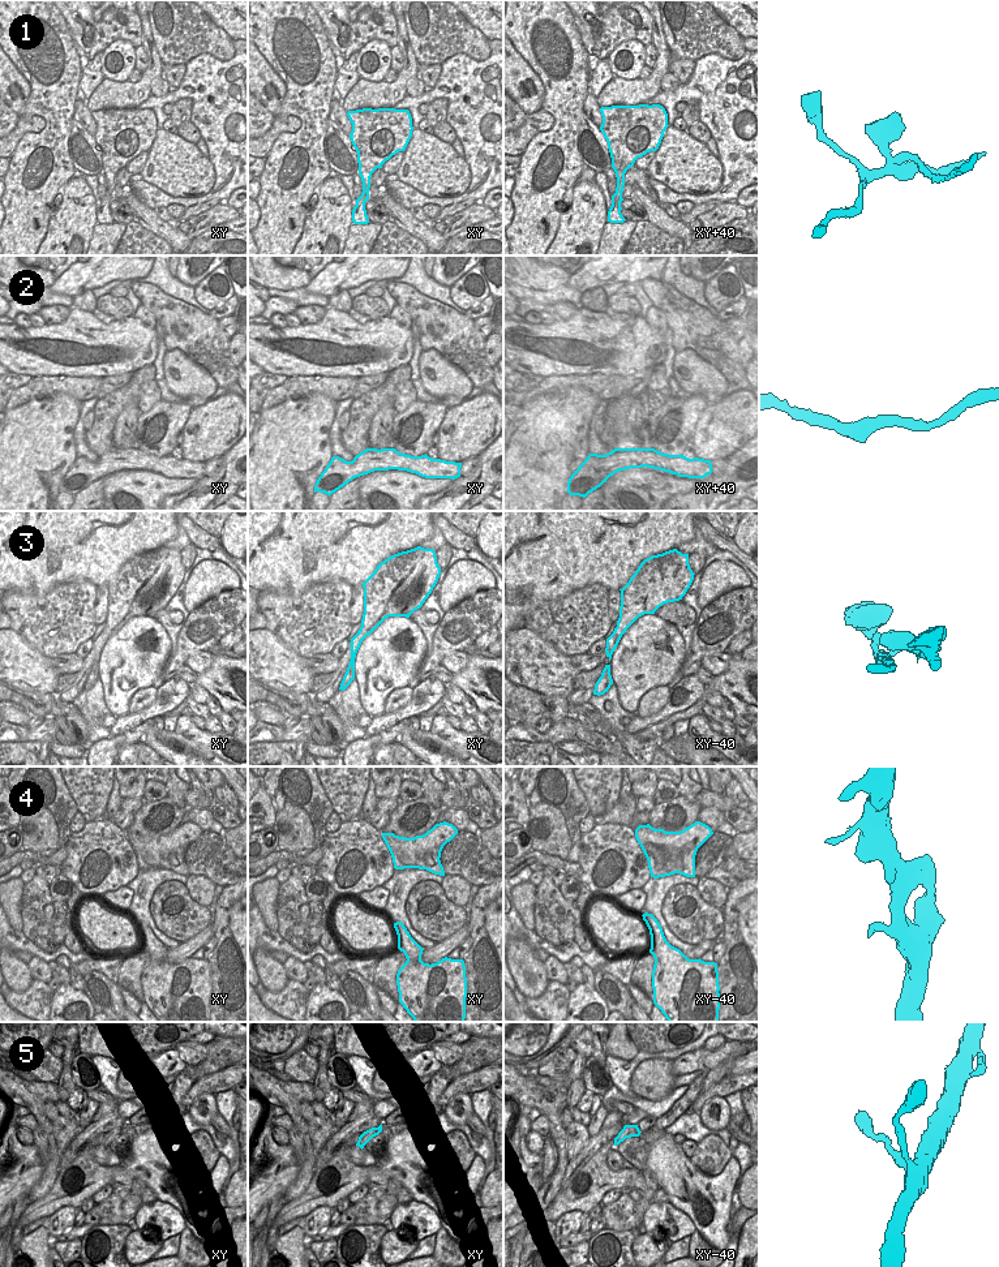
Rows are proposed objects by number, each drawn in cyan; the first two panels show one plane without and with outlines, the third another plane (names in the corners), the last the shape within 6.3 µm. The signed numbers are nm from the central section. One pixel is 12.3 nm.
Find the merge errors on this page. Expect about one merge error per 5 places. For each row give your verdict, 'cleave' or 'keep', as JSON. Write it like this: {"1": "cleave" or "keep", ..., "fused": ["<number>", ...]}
{"1": "cleave", "2": "keep", "3": "cleave", "4": "keep", "5": "keep", "fused": ["1", "3"]}

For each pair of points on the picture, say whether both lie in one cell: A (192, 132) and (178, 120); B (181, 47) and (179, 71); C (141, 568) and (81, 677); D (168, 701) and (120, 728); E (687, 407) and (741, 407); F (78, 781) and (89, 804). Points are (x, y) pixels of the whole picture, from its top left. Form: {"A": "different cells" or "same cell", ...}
{"A": "different cells", "B": "different cells", "C": "same cell", "D": "same cell", "E": "different cells", "F": "same cell"}

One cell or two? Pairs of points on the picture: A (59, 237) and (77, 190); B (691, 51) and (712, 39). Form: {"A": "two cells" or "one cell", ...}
{"A": "one cell", "B": "one cell"}

